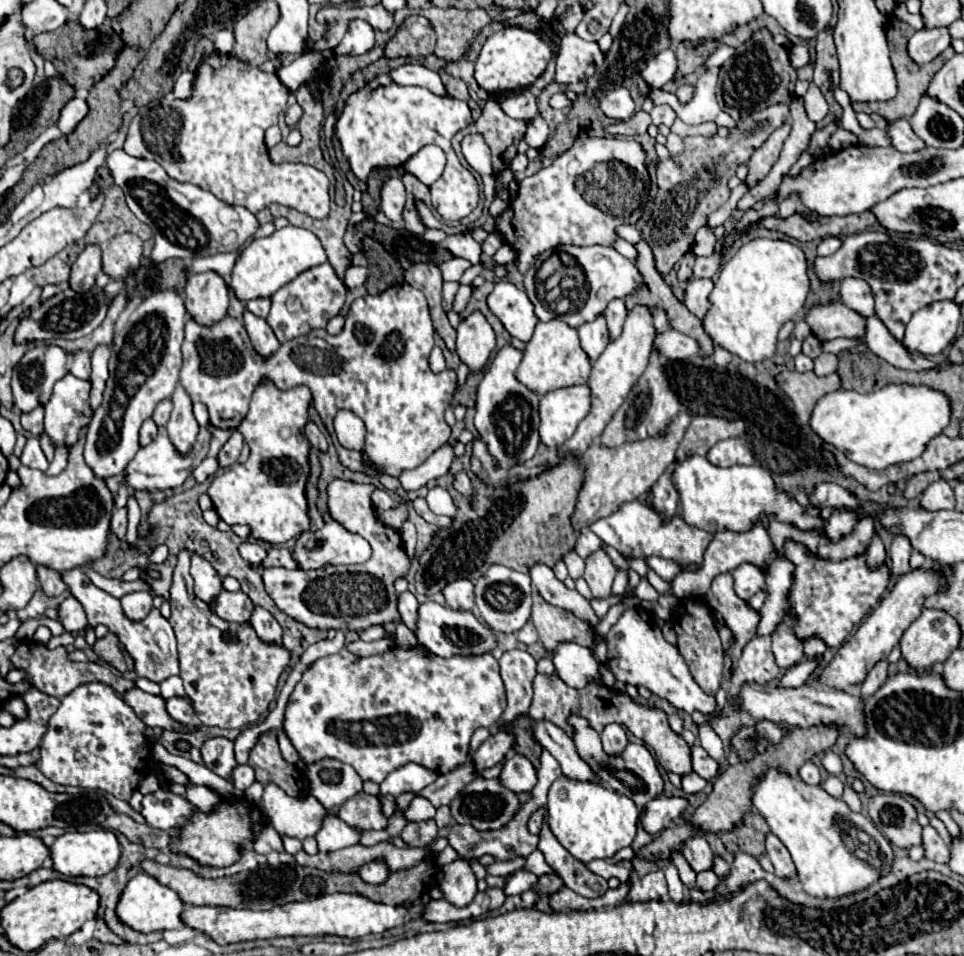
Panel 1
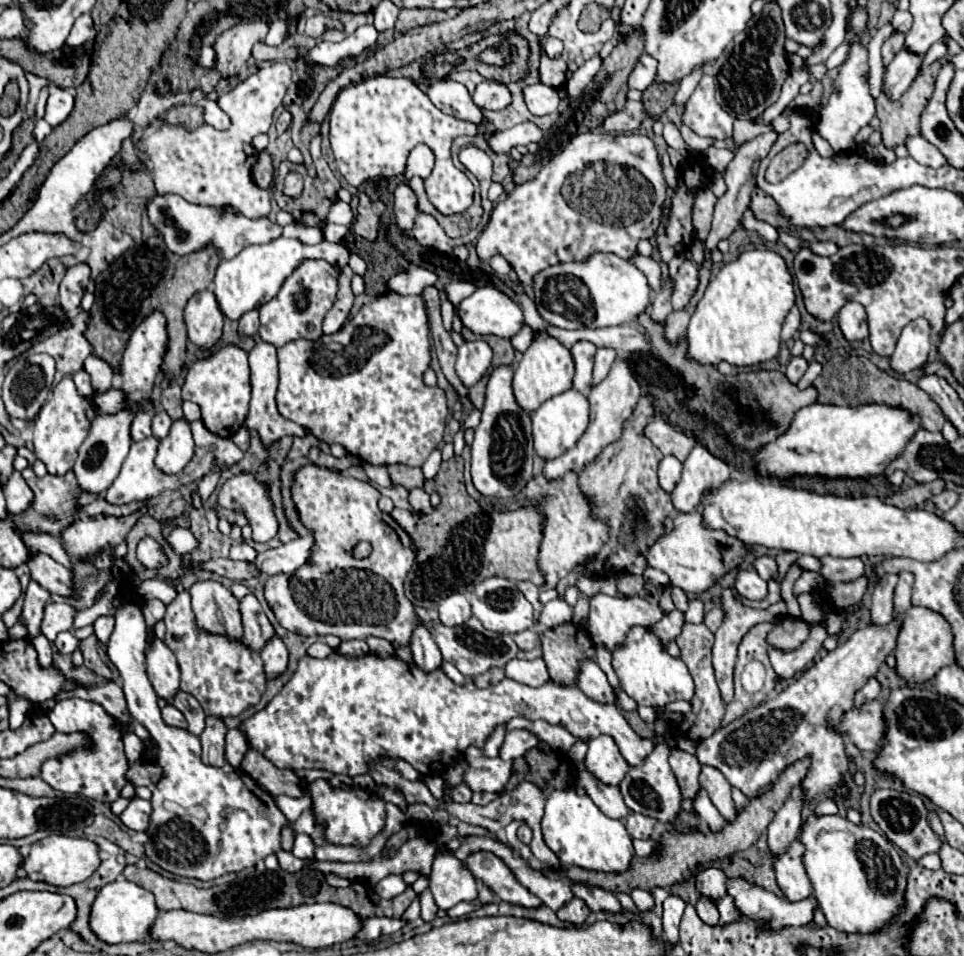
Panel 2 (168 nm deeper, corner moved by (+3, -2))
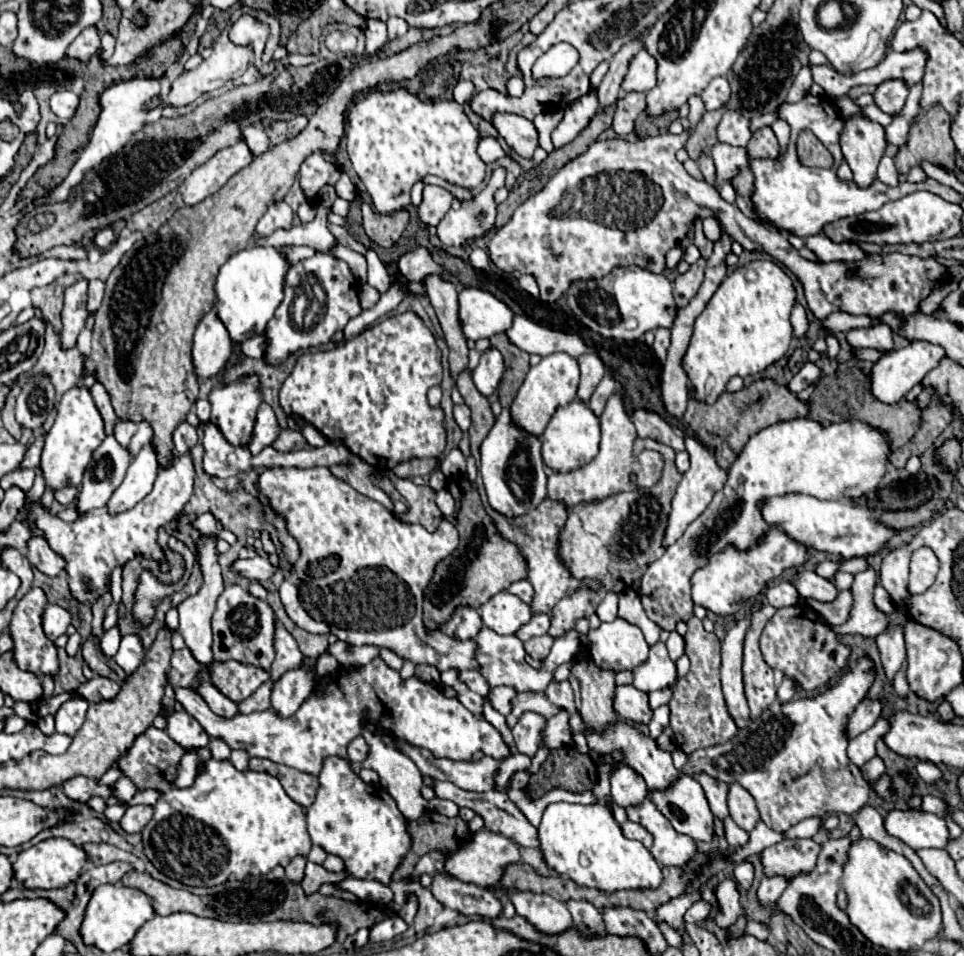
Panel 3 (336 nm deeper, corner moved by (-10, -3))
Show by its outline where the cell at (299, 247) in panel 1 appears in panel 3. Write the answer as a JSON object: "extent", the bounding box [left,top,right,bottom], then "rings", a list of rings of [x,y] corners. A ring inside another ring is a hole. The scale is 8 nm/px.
{"extent":[216,246,288,342],"rings":[[[250,246],[230,256],[220,268],[216,280],[216,316],[226,326],[234,342],[244,342],[254,334],[262,334],[266,322],[274,316],[274,310],[282,302],[282,282],[288,270],[286,258],[272,246]]]}

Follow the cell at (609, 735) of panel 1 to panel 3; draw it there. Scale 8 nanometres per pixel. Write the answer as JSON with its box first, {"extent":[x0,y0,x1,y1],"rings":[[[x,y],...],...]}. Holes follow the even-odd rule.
{"extent":[612,762,648,808],"rings":[[[618,762],[614,766],[616,770],[612,774],[612,800],[622,808],[640,806],[648,796],[642,776],[630,770],[630,766],[626,766],[624,762]]]}

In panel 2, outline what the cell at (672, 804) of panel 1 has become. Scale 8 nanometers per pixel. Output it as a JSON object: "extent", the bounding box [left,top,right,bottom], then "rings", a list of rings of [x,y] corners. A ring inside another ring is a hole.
{"extent":[625,813,657,839],"rings":[[[631,813],[625,817],[625,827],[633,839],[649,839],[653,835],[655,825],[657,819],[643,813]]]}

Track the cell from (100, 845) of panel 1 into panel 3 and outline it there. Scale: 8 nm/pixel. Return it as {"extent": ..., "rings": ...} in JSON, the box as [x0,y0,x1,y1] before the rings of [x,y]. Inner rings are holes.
{"extent":[12,838,88,890],"rings":[[[48,838],[48,840],[38,842],[36,846],[22,850],[18,854],[16,862],[12,864],[12,870],[14,870],[14,880],[18,882],[18,888],[48,890],[48,888],[58,888],[58,886],[66,886],[66,884],[74,882],[74,878],[78,878],[80,870],[86,866],[86,862],[88,862],[86,852],[78,846],[74,846],[70,840]]]}

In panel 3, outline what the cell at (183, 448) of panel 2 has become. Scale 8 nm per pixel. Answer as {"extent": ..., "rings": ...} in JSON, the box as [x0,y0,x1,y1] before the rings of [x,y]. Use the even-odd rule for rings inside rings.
{"extent":[32,454,194,604],"rings":[[[190,454],[174,456],[172,466],[158,472],[158,478],[154,482],[152,492],[138,502],[132,510],[126,510],[122,514],[110,516],[106,506],[90,511],[90,514],[80,516],[76,522],[66,524],[58,516],[54,516],[48,510],[42,510],[40,502],[32,504],[32,516],[36,518],[36,526],[44,532],[50,548],[64,558],[66,562],[66,574],[68,574],[68,588],[76,602],[80,604],[94,604],[108,592],[108,578],[116,566],[124,566],[134,556],[142,556],[146,560],[154,560],[160,564],[162,572],[170,570],[170,564],[166,562],[164,550],[158,546],[158,530],[172,522],[178,514],[182,514],[190,494],[192,494],[192,482],[194,482],[194,466],[190,460]]]}

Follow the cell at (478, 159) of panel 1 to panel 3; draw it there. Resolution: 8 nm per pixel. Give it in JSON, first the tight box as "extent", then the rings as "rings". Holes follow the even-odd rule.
{"extent":[438,168,504,246],"rings":[[[496,168],[488,186],[464,202],[454,202],[448,214],[438,224],[438,238],[444,246],[462,246],[464,240],[486,236],[496,218],[494,192],[504,186],[504,170]],[[478,212],[484,212],[484,220],[478,218]]]}

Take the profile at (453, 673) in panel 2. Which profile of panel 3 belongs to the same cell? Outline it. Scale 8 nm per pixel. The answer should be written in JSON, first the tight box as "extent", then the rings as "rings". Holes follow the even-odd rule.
{"extent":[484,702,518,756],"rings":[[[484,702],[484,718],[502,734],[502,738],[504,738],[508,750],[510,750],[510,756],[514,756],[518,750],[514,746],[514,738],[512,738],[512,732],[510,732],[510,726],[508,726],[506,718],[500,712],[496,712],[490,702]]]}

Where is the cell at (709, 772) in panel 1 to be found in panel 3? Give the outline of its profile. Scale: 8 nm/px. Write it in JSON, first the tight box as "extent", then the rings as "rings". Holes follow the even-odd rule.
{"extent":[728,782,760,832],"rings":[[[736,782],[734,786],[730,786],[728,792],[728,808],[732,820],[746,832],[752,832],[756,822],[760,820],[760,812],[756,808],[752,794],[748,790],[742,790],[742,786],[738,786]]]}

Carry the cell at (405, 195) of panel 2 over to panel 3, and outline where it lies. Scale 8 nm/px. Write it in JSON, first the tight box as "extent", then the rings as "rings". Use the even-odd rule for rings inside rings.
{"extent":[418,186,454,226],"rings":[[[424,186],[424,200],[418,206],[420,220],[428,226],[438,226],[444,214],[450,210],[454,196],[440,186]]]}

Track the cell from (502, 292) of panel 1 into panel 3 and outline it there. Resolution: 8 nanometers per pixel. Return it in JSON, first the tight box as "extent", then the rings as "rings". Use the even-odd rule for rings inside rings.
{"extent":[458,288,514,340],"rings":[[[460,288],[458,306],[460,328],[468,340],[492,338],[494,334],[506,332],[514,318],[504,302],[478,288]]]}

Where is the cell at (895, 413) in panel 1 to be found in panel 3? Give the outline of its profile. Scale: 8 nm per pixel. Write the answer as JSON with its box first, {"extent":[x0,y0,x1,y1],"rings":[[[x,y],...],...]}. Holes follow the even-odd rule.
{"extent":[638,418,888,632],"rings":[[[798,418],[760,430],[742,448],[728,470],[724,488],[714,494],[708,508],[642,576],[638,594],[648,618],[662,630],[672,632],[678,622],[688,622],[694,616],[694,600],[690,596],[692,574],[706,566],[712,554],[728,546],[740,552],[754,548],[774,528],[762,518],[760,504],[764,500],[784,494],[808,494],[820,500],[860,498],[878,488],[888,470],[888,454],[886,436],[858,420],[824,428],[808,418]]]}

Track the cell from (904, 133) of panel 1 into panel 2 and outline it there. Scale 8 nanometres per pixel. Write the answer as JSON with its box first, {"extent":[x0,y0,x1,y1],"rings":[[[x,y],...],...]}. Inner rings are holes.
{"extent":[905,135,947,169],"rings":[[[911,135],[911,137],[907,137],[907,139],[905,139],[905,147],[907,147],[909,155],[911,155],[917,163],[921,163],[921,165],[927,165],[927,167],[937,169],[937,167],[941,167],[941,165],[947,163],[945,157],[941,157],[939,149],[937,149],[935,145],[931,145],[929,141],[925,141],[921,135]]]}

